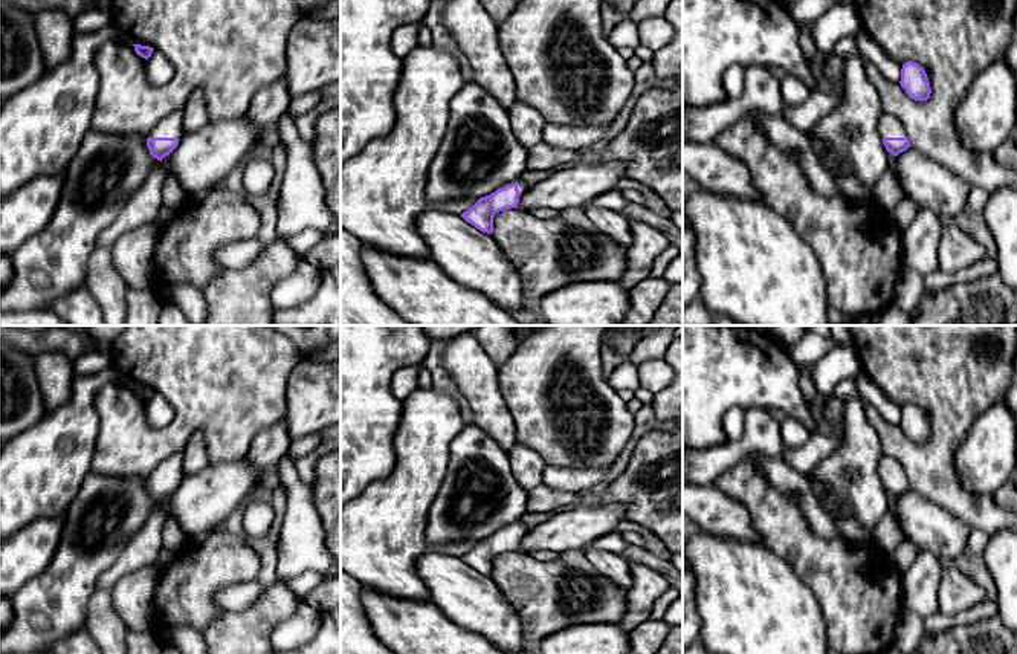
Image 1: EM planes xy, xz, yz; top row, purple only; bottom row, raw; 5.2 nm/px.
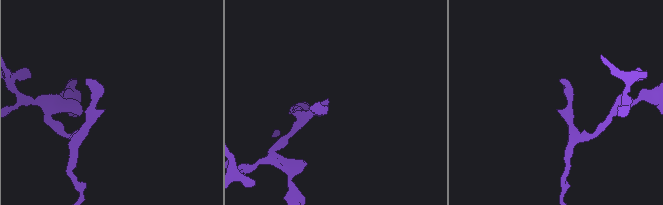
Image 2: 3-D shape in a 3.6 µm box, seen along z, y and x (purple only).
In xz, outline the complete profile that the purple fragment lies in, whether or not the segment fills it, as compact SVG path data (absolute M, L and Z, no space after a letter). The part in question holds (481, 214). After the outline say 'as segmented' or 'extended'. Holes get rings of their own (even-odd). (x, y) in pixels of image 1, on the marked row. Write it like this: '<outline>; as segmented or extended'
M522 177L510 180L490 196L478 199L478 202L464 211L461 217L476 229L492 234L495 214L504 209L518 208L527 188L528 185Z; extended

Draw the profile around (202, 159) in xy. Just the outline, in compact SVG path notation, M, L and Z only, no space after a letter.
M249 116L209 121L195 133L185 133L166 162L180 186L191 196L217 188L243 159L258 150L261 128Z

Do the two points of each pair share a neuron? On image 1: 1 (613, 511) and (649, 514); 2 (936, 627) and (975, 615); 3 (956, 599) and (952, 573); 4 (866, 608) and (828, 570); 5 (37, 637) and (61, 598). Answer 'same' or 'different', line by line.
1: different
2: same
3: same
4: same
5: same

